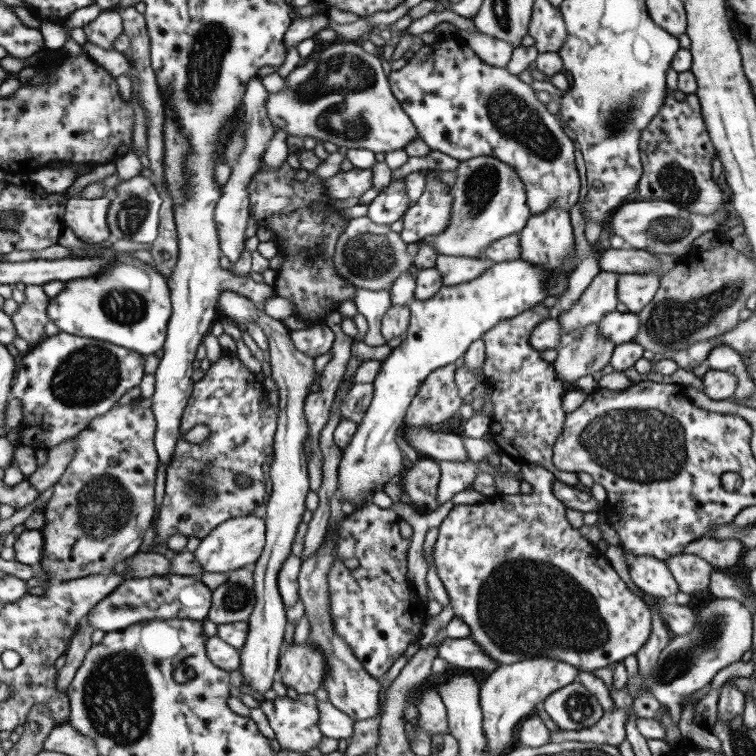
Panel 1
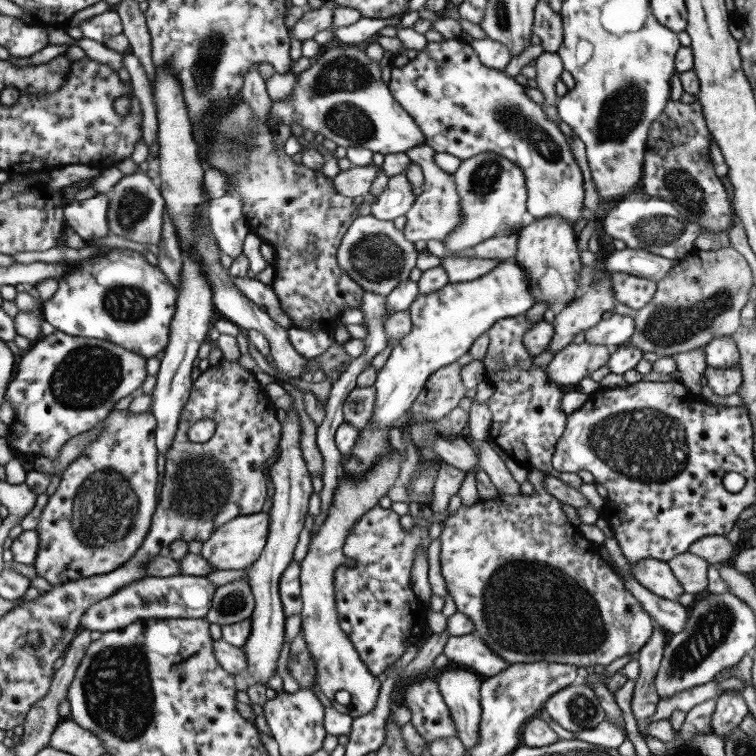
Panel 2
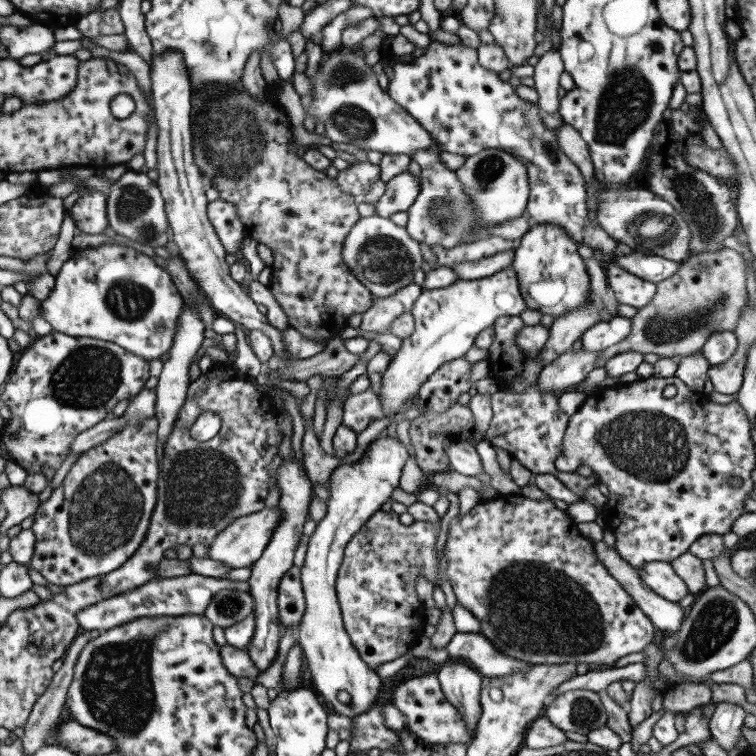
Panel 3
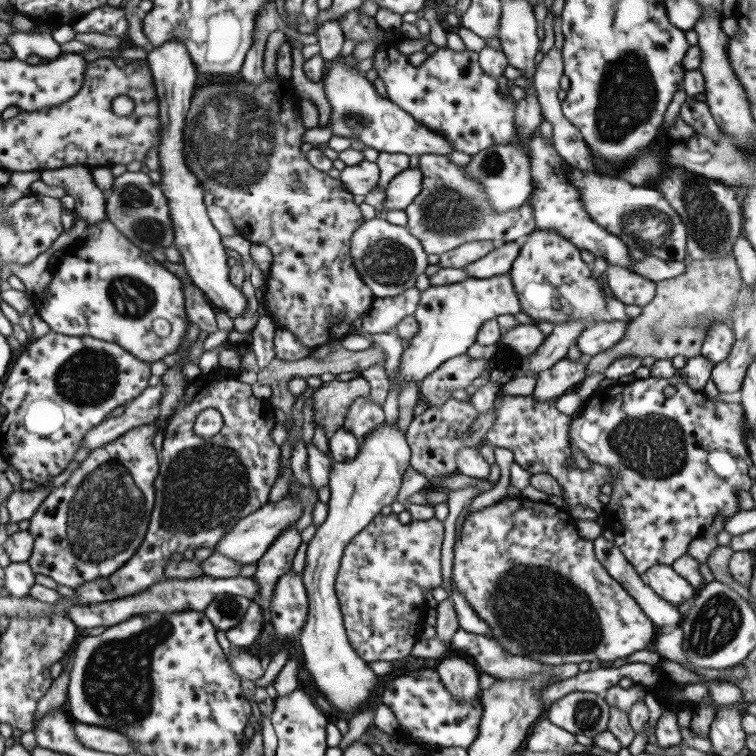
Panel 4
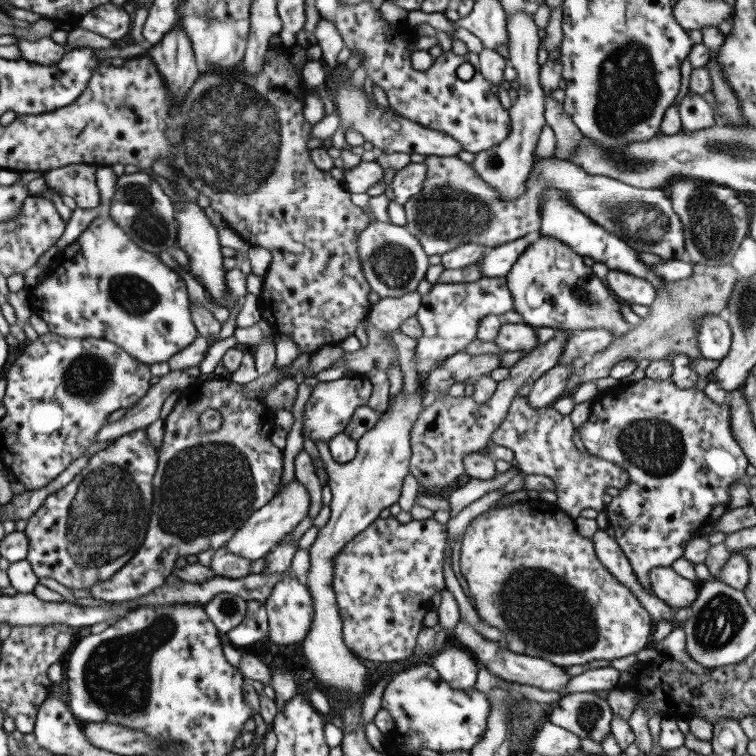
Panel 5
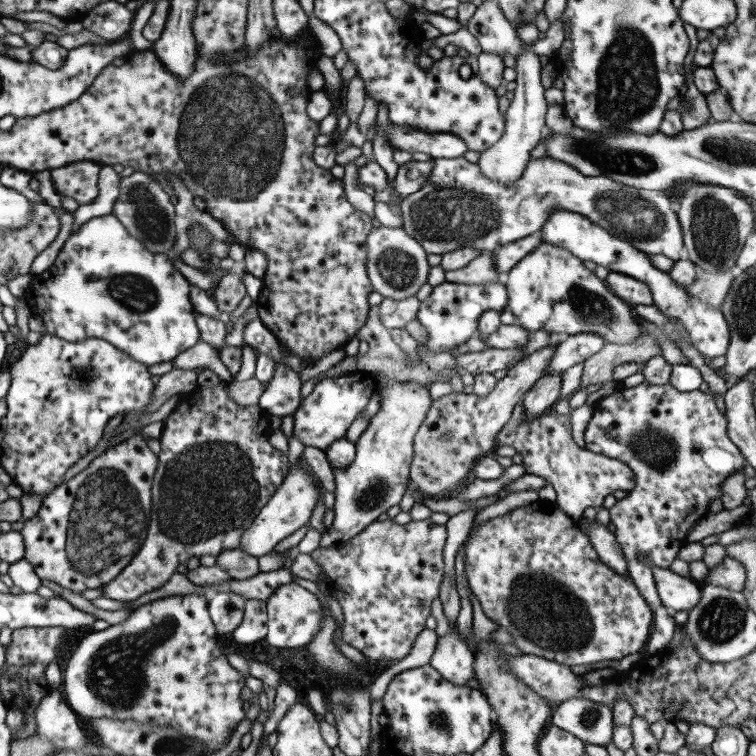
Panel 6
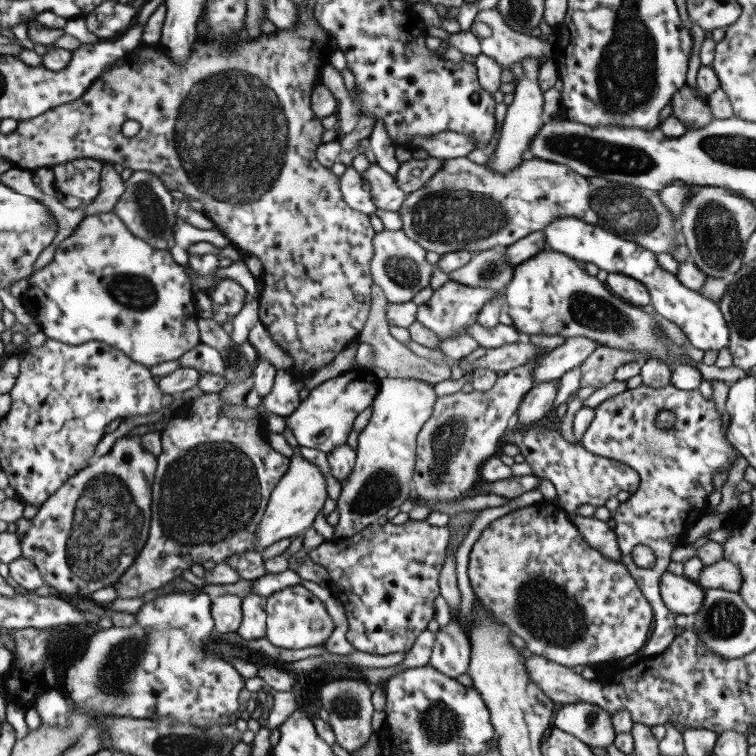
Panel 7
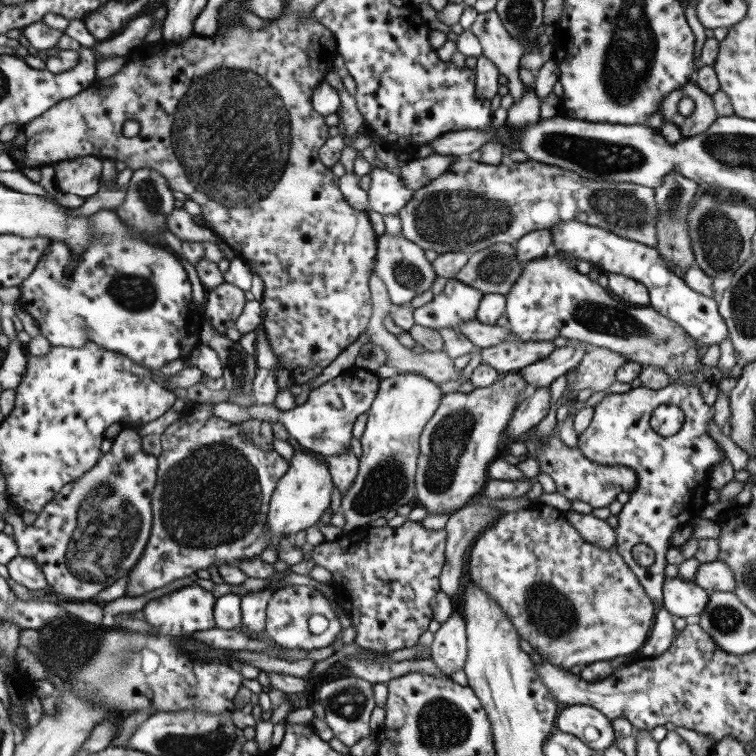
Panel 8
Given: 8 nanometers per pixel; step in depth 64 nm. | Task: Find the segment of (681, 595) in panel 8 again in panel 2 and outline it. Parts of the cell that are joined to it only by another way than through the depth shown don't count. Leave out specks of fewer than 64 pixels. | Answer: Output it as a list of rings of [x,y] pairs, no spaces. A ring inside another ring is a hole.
[[[644,559],[631,565],[631,573],[650,592],[662,598],[678,601],[684,594],[682,583],[674,576],[670,566],[662,560]]]

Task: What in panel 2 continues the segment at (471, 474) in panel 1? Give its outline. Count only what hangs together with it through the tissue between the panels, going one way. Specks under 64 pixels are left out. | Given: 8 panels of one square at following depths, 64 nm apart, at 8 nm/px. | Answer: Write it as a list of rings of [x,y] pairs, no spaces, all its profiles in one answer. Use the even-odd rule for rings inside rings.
[[[440,464],[434,484],[434,499],[431,502],[431,510],[434,513],[442,513],[448,509],[452,496],[458,494],[467,473],[451,464]]]

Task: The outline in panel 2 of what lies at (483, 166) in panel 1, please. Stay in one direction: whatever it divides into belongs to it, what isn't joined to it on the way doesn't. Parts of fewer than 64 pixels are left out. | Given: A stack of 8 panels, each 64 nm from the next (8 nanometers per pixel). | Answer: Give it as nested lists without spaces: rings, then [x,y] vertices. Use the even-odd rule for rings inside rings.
[[[484,152],[484,154],[463,160],[452,176],[454,176],[457,191],[460,195],[461,208],[459,209],[463,221],[460,223],[459,228],[453,230],[443,242],[449,251],[457,253],[488,241],[493,236],[510,234],[510,232],[516,232],[516,230],[522,228],[522,220],[524,220],[524,214],[527,211],[528,189],[523,170],[517,164],[514,164],[506,157],[494,154],[494,152]]]

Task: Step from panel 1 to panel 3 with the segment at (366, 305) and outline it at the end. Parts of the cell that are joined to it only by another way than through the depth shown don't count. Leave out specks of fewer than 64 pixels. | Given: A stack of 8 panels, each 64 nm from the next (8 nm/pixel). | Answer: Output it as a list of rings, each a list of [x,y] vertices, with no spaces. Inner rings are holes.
[[[369,340],[368,348],[362,355],[360,355],[360,357],[358,357],[358,359],[356,359],[355,365],[350,367],[348,372],[341,375],[341,379],[338,379],[336,382],[337,392],[335,392],[335,398],[333,398],[333,400],[328,404],[327,417],[322,431],[322,436],[319,440],[319,445],[324,449],[326,454],[333,457],[335,456],[332,439],[338,426],[342,425],[344,400],[341,400],[341,398],[345,395],[347,386],[350,386],[358,376],[367,371],[367,364],[369,360],[373,356],[376,356],[380,351],[382,351],[380,345],[376,343],[376,341]]]

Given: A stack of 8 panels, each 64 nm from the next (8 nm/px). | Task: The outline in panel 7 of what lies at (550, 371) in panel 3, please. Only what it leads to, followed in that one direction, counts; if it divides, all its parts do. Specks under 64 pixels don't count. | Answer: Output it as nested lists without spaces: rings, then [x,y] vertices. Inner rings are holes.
[[[557,380],[540,382],[530,389],[517,410],[517,426],[525,428],[546,418],[557,395]]]

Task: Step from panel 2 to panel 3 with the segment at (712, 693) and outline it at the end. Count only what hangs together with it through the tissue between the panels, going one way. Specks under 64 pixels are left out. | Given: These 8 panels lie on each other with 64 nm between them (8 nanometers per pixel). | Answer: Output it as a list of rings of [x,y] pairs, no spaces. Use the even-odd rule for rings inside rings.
[[[680,683],[664,694],[661,711],[653,712],[632,731],[630,743],[635,753],[653,736],[653,724],[658,722],[663,712],[689,713],[696,707],[712,703],[712,690],[705,683]]]

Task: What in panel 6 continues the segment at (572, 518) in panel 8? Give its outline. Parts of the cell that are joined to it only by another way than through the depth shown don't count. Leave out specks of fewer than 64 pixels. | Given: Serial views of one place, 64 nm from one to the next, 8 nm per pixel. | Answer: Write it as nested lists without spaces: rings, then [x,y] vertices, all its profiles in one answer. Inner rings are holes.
[[[595,519],[592,526],[588,528],[588,539],[598,554],[600,562],[606,564],[608,568],[616,571],[619,575],[629,578],[627,571],[628,563],[623,556],[623,551],[616,541],[615,535]]]

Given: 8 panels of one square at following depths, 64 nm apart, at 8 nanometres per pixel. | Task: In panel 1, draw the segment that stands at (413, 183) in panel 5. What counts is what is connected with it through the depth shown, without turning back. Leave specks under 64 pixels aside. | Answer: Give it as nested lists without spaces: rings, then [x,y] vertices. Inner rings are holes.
[[[393,179],[368,205],[367,217],[378,224],[391,225],[403,218],[408,210],[410,198],[406,193],[404,179]]]

